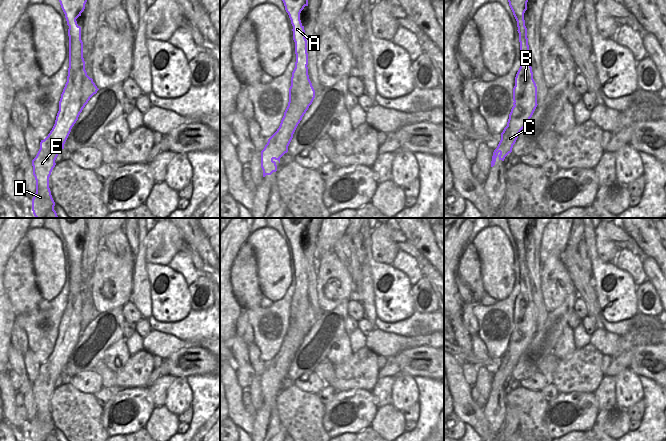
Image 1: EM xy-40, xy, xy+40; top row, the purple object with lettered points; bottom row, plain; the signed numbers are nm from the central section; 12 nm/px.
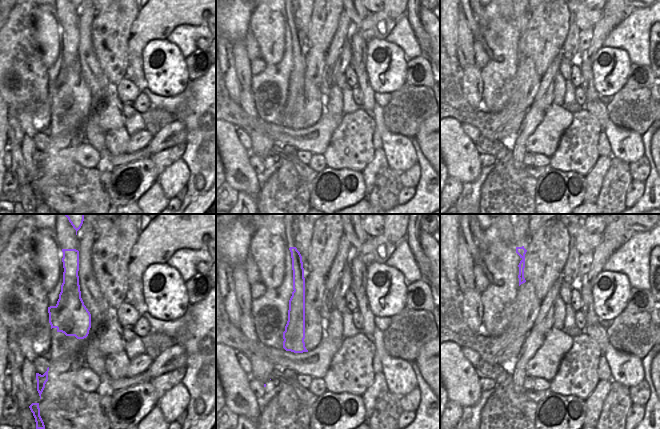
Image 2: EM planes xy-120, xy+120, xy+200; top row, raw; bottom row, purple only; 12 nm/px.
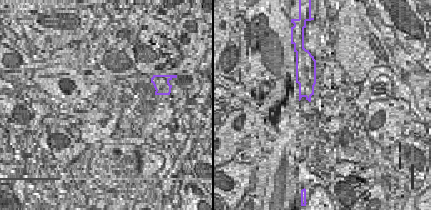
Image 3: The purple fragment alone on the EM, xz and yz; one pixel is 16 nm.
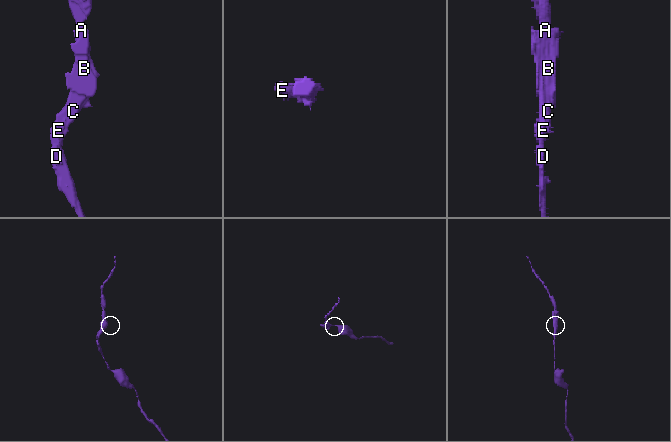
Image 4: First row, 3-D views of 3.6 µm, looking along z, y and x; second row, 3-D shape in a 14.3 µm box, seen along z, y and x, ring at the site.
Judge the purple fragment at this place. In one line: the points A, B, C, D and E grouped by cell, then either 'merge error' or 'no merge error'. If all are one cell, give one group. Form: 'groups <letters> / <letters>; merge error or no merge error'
groups A C D E / B; merge error

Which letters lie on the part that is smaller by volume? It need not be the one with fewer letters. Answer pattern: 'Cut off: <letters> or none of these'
Cut off: B

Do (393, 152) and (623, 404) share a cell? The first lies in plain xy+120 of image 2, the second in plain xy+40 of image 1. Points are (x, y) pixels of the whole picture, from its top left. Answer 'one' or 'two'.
one

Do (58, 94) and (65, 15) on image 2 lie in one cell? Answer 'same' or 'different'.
same

